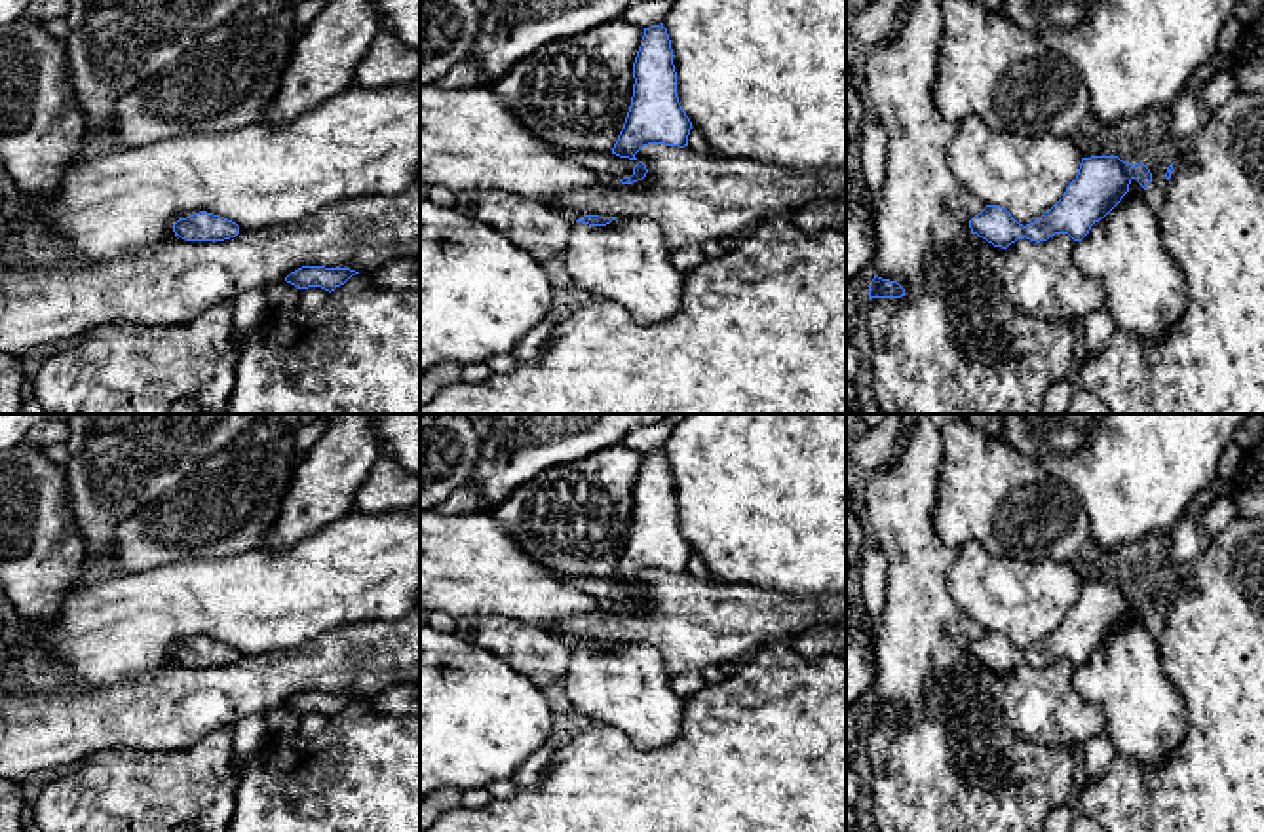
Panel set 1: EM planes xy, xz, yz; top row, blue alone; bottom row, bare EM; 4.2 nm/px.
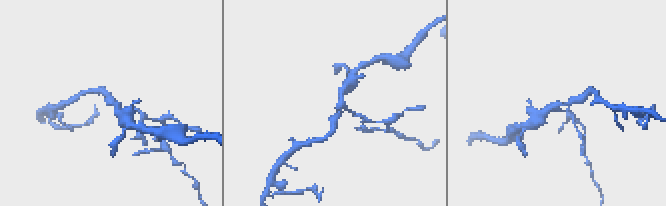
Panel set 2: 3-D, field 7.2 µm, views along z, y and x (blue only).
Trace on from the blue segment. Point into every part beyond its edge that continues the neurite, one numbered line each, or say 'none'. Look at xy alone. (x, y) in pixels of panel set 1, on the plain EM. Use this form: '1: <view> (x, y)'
none

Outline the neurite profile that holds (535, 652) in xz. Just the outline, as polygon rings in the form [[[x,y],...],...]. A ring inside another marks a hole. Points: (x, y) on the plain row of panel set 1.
[[[466,615],[456,619],[456,634],[473,646],[500,655],[542,691],[565,678],[574,646],[544,627],[511,621],[504,615]]]

